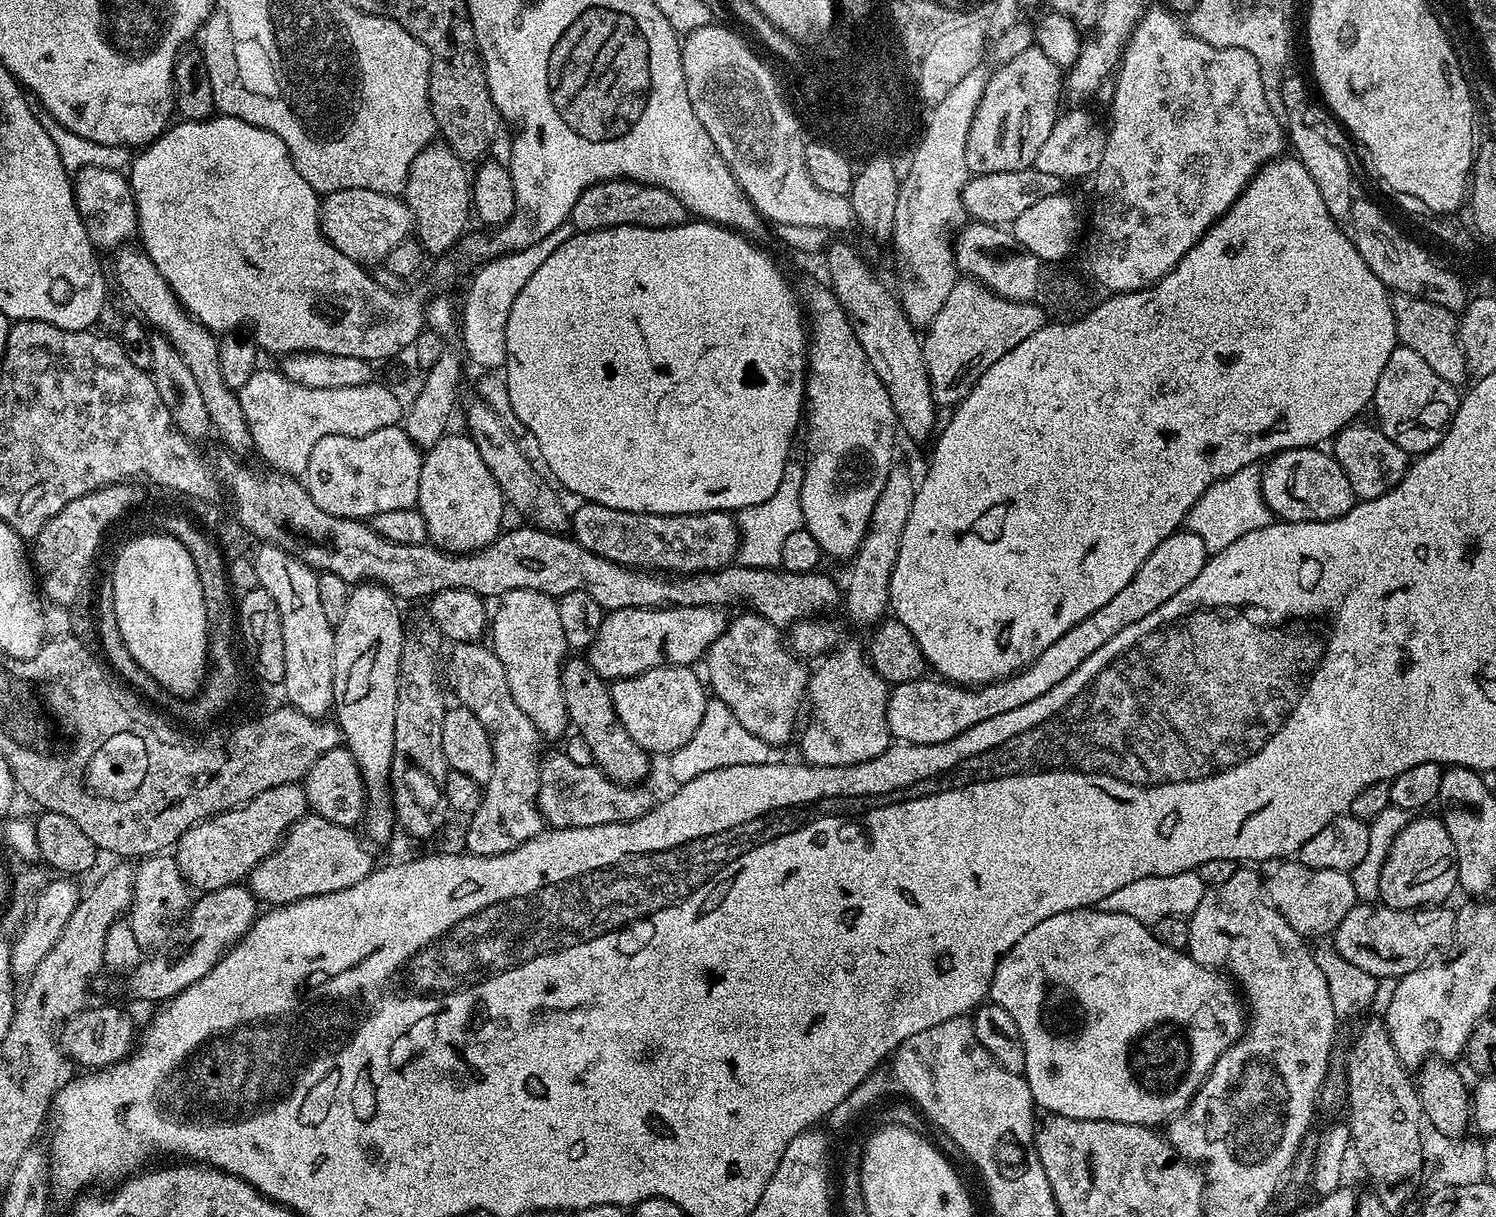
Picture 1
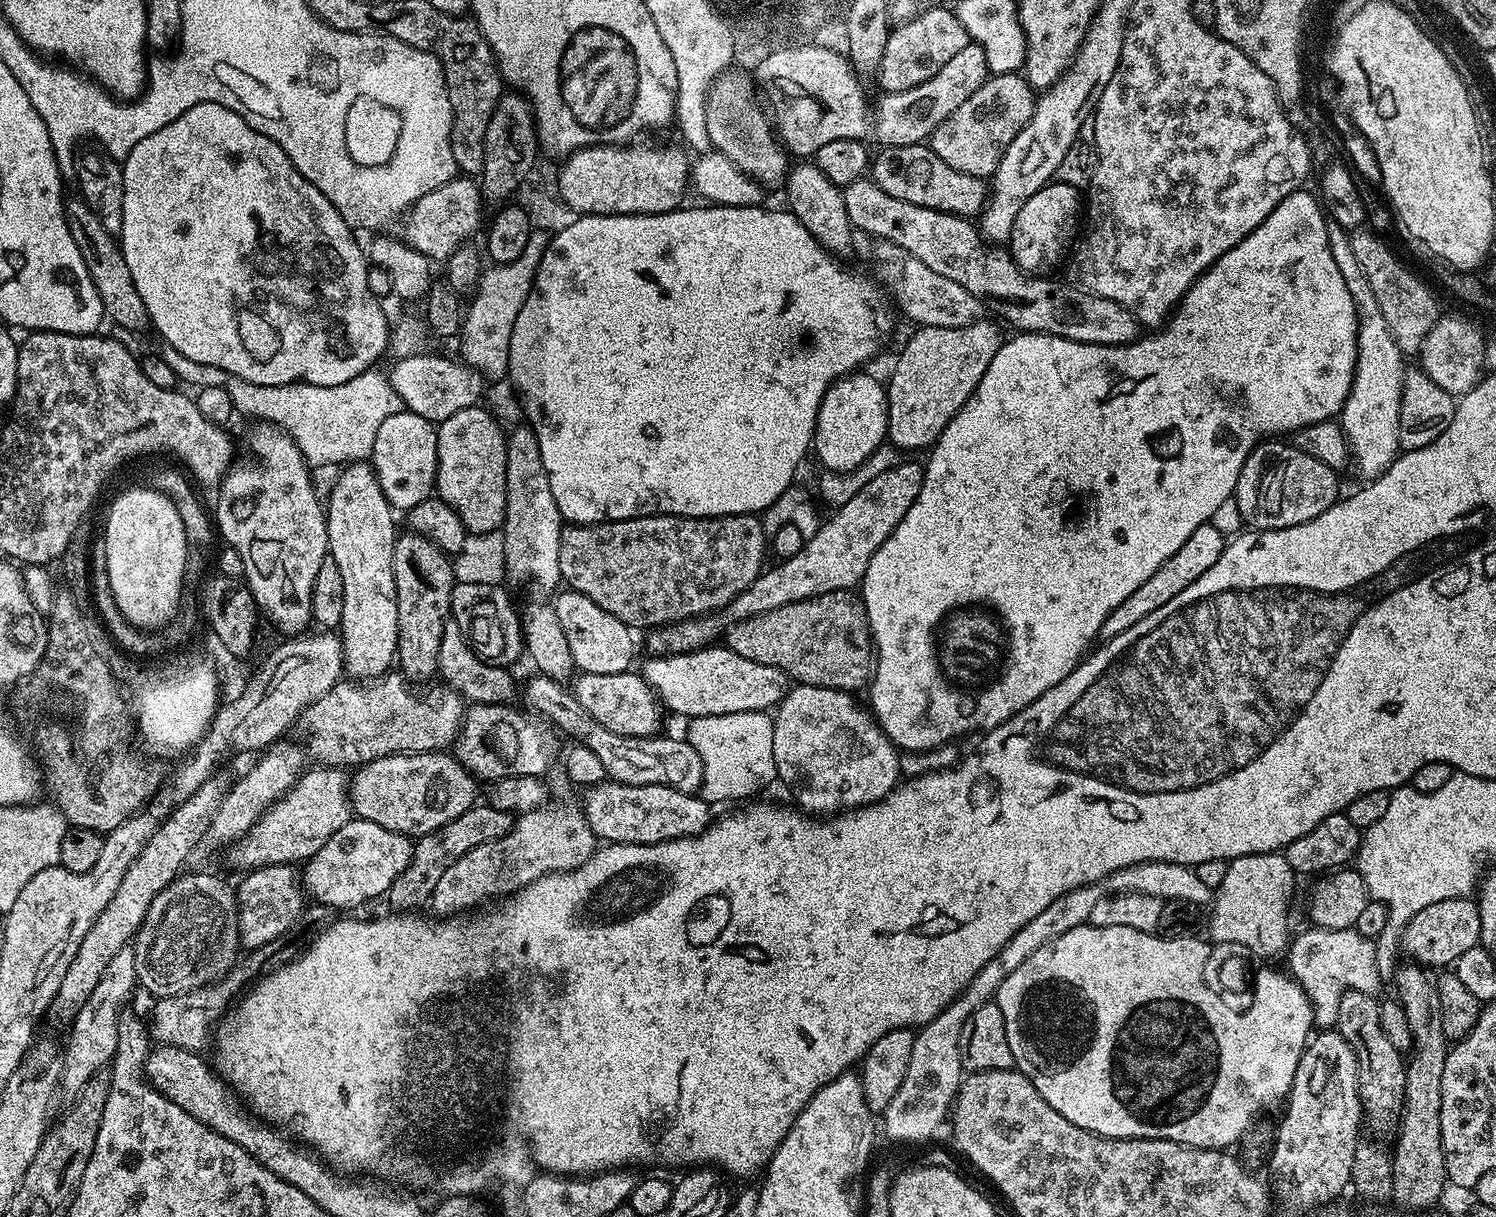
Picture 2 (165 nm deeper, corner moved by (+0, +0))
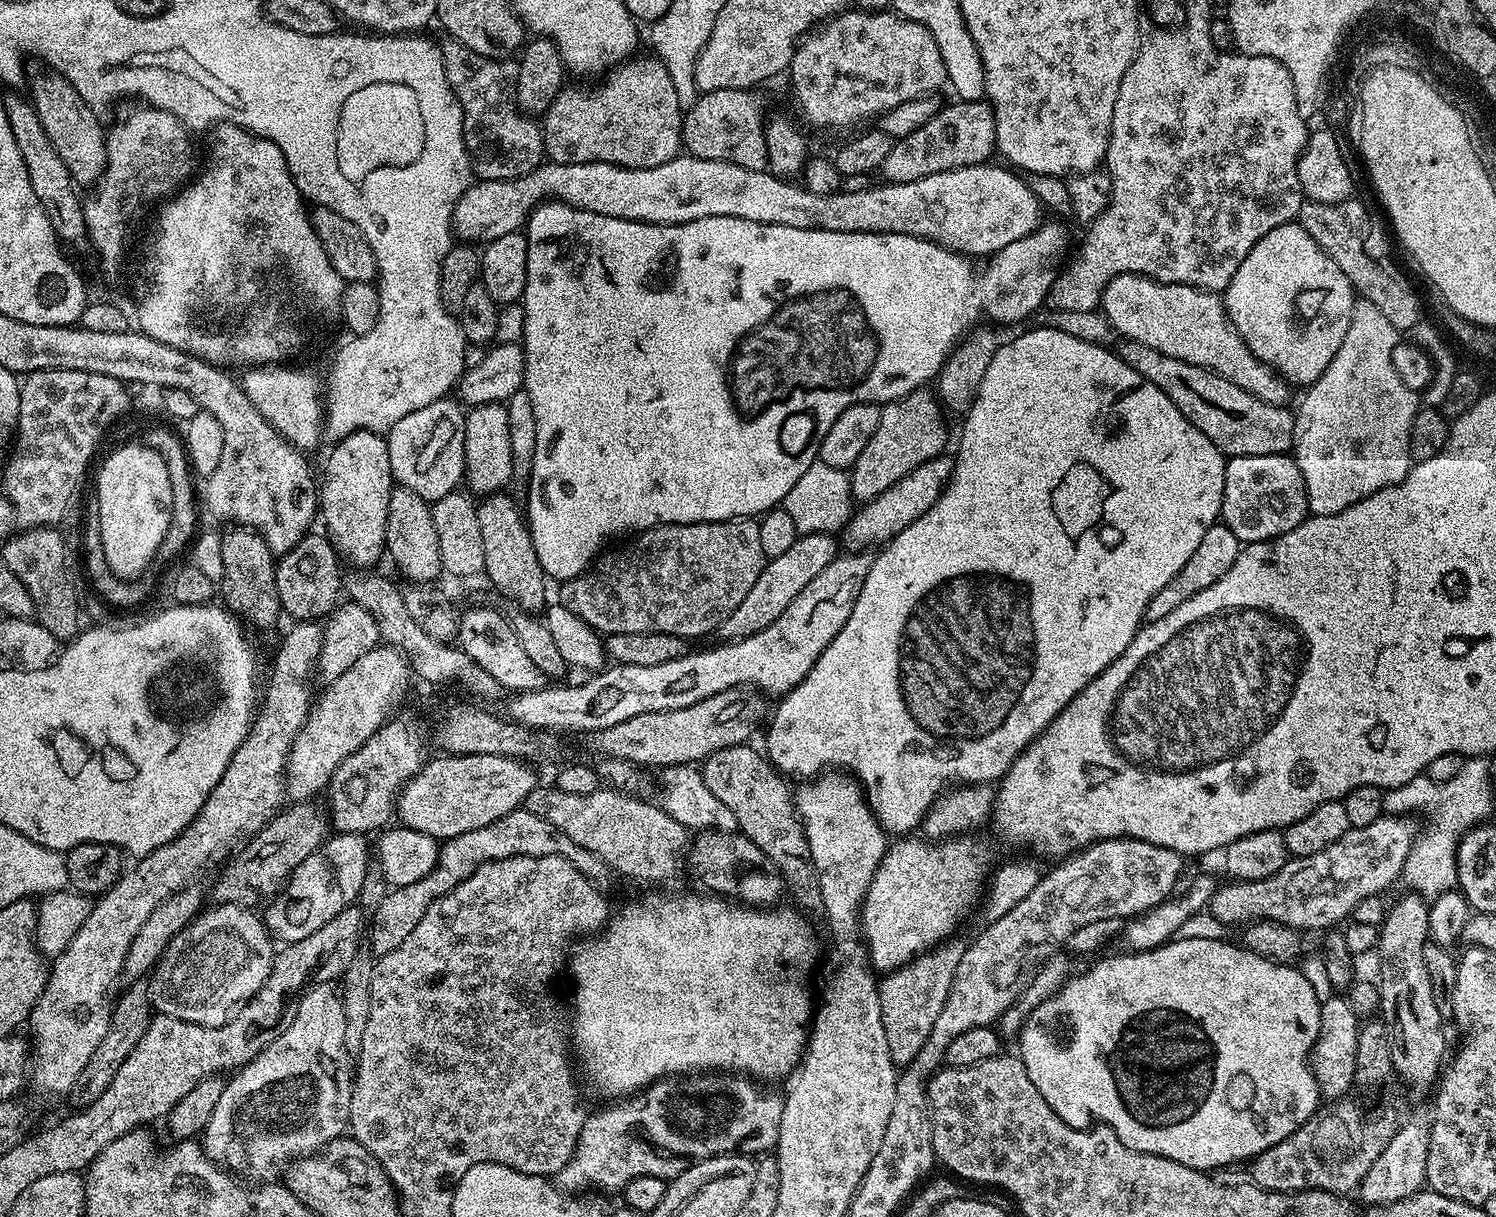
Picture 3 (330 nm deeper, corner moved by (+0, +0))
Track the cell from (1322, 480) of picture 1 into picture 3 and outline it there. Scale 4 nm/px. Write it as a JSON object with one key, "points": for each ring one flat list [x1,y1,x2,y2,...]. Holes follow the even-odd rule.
{"points":[[1291,455,1234,456,1224,466,1224,493,1220,507,1220,520,1244,544,1272,540,1294,530,1308,519,1308,495]]}

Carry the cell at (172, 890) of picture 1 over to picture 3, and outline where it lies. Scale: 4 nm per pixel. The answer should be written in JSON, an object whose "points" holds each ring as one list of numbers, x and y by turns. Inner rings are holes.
{"points":[[239,904,211,907,205,907,173,936,154,965,146,987,152,1007,159,1015,217,1028,231,1020,236,1009,268,981,274,940,253,909]]}

